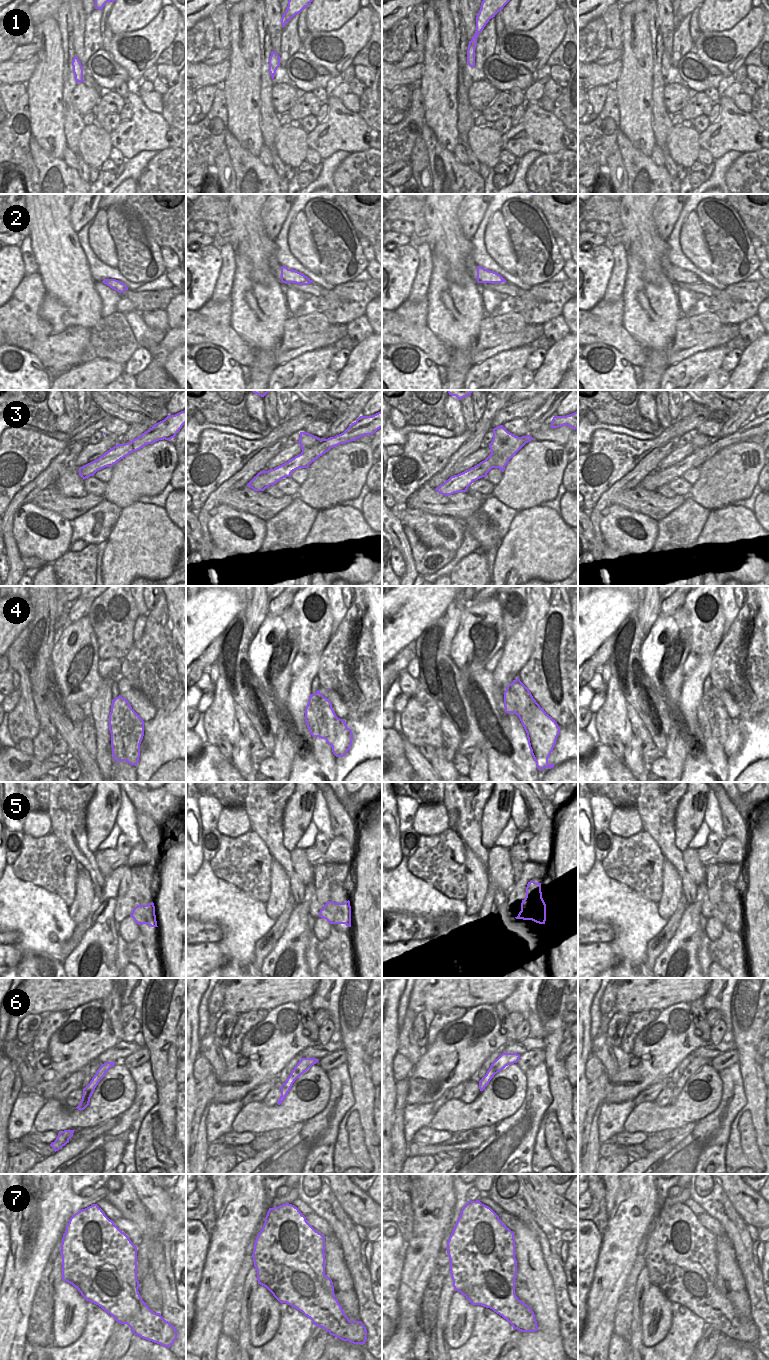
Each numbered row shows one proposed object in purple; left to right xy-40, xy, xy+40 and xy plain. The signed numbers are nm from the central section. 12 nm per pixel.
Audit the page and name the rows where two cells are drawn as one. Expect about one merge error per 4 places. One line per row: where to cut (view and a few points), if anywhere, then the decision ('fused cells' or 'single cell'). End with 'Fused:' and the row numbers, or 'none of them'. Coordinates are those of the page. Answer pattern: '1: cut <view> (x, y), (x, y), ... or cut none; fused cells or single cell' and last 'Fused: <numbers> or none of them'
1: cut none; single cell
2: cut none; single cell
3: cut xy+40 (521, 447), (509, 450), (506, 453), (507, 459); fused cells
4: cut xy (313, 694), (318, 699), (318, 704), (322, 708), (332, 709); fused cells
5: cut xy+40 (522, 902), (522, 906), (526, 910), (545, 912); fused cells
6: cut none; single cell
7: cut none; single cell
Fused: 3, 4, 5

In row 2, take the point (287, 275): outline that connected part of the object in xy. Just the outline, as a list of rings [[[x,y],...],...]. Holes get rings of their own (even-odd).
[[[281,266],[281,282],[285,284],[296,283],[299,285],[308,285],[313,283],[313,281],[304,274],[293,269],[288,269],[286,266]]]

